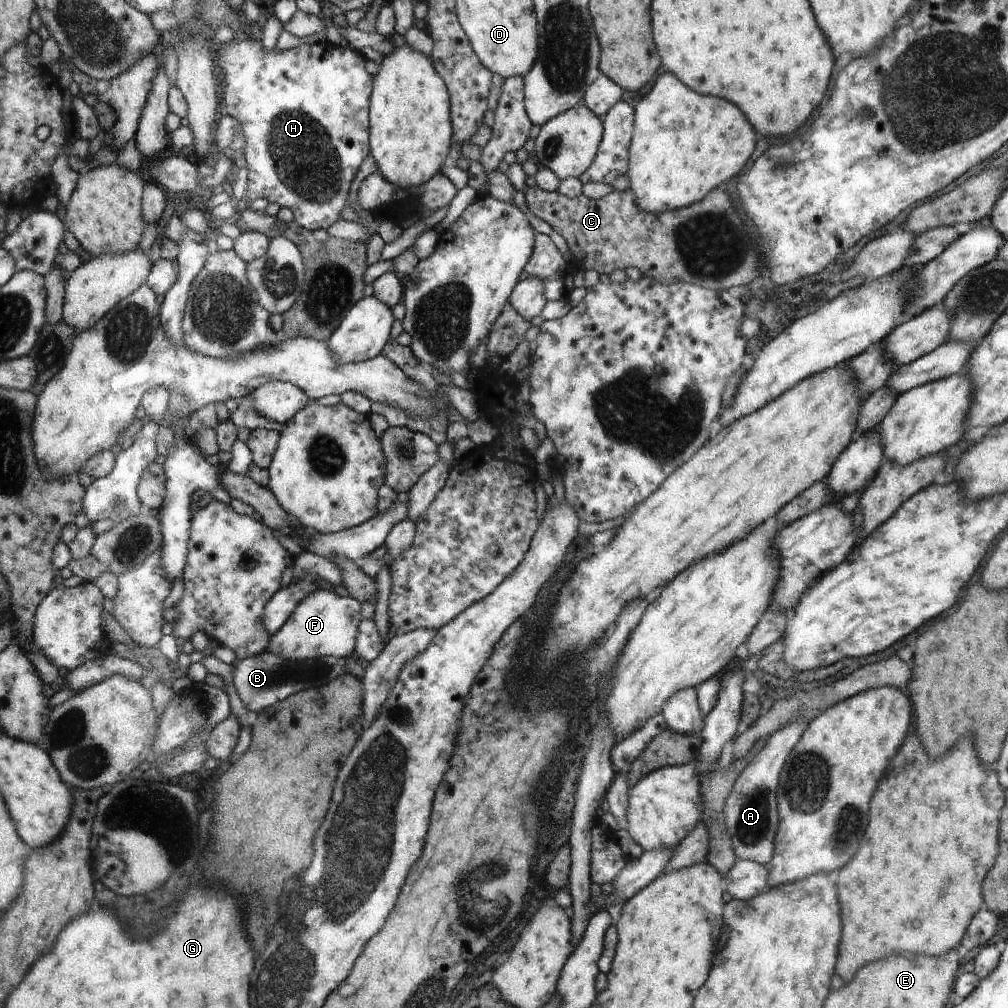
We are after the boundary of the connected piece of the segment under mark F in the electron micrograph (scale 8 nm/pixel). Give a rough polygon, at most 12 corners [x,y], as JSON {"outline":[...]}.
{"outline":[[319,589],[271,636],[296,662],[354,652],[360,604]]}

